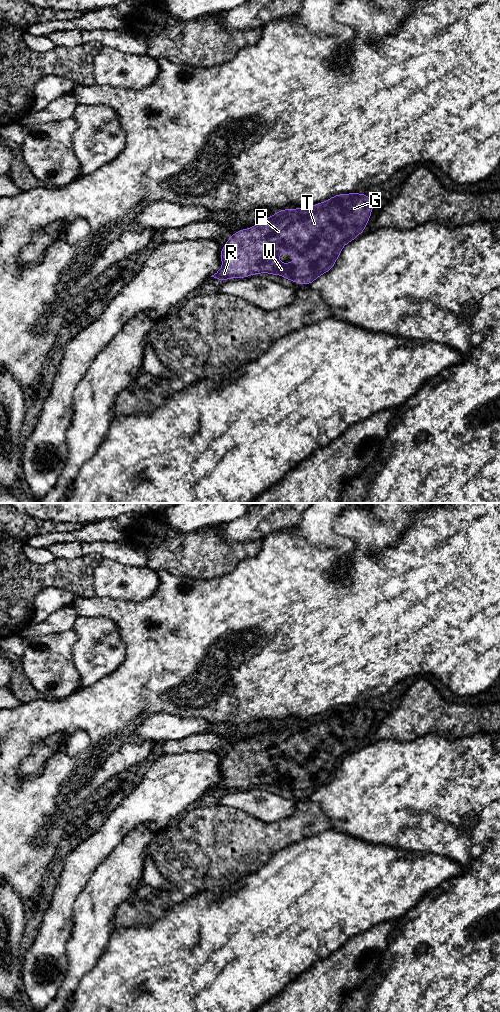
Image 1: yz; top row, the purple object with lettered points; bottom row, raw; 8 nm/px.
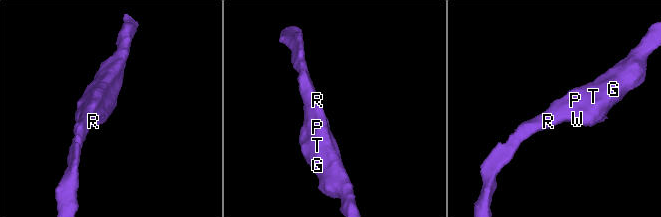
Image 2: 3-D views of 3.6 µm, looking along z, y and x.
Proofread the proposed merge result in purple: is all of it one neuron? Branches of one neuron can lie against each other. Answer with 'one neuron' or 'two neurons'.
one neuron

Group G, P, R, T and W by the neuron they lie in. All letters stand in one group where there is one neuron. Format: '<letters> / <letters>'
G P R T W

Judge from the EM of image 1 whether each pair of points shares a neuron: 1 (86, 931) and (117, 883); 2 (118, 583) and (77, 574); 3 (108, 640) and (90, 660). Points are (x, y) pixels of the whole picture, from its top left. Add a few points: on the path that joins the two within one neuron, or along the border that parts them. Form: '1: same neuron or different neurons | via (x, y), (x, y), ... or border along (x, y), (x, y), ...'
1: same neuron | via (92, 919), (95, 906), (105, 895)
2: different neurons | border along (103, 558), (97, 565), (93, 576), (94, 595)
3: same neuron | via (103, 645), (95, 655)

